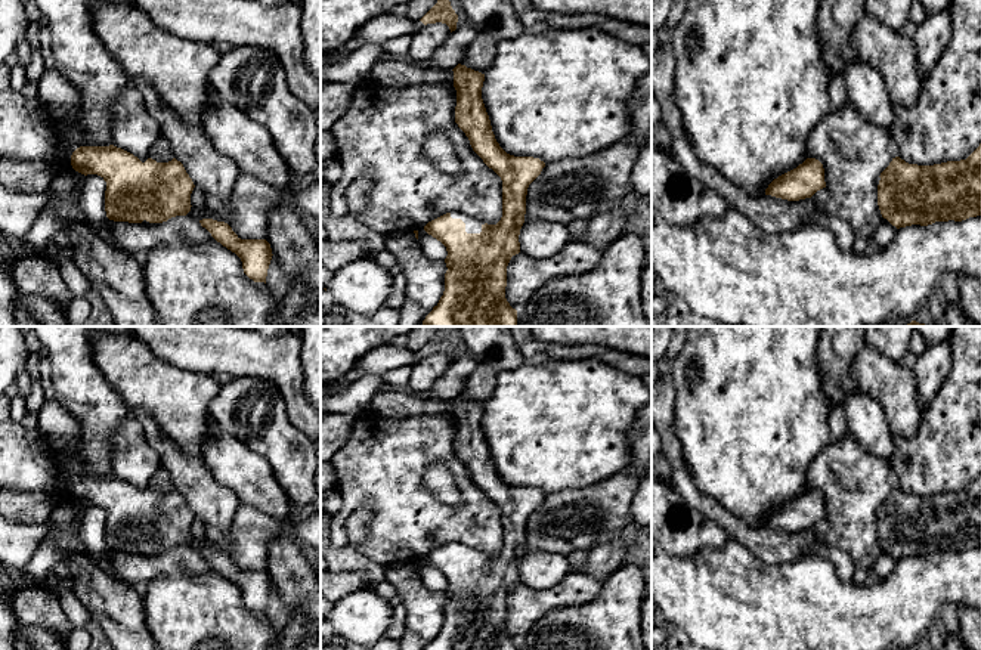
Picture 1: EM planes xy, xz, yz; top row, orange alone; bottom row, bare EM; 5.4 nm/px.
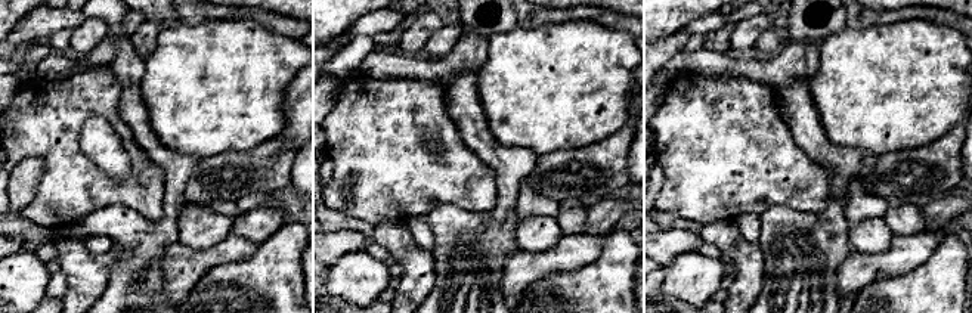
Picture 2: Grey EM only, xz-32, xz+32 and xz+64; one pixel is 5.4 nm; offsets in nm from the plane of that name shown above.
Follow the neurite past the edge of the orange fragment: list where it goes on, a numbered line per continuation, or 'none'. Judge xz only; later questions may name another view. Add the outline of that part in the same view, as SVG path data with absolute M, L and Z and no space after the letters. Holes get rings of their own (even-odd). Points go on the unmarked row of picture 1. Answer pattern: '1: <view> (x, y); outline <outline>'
1: xz (472, 556); outline M451 544L452 550L461 550L465 554L465 563L467 564L480 564L482 563L482 557L485 555L483 552L467 547L464 544Z

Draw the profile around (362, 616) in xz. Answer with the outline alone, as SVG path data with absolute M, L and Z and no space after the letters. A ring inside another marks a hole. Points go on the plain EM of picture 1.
M374 589L353 591L332 604L327 622L334 634L362 647L378 643L393 618L393 603Z

